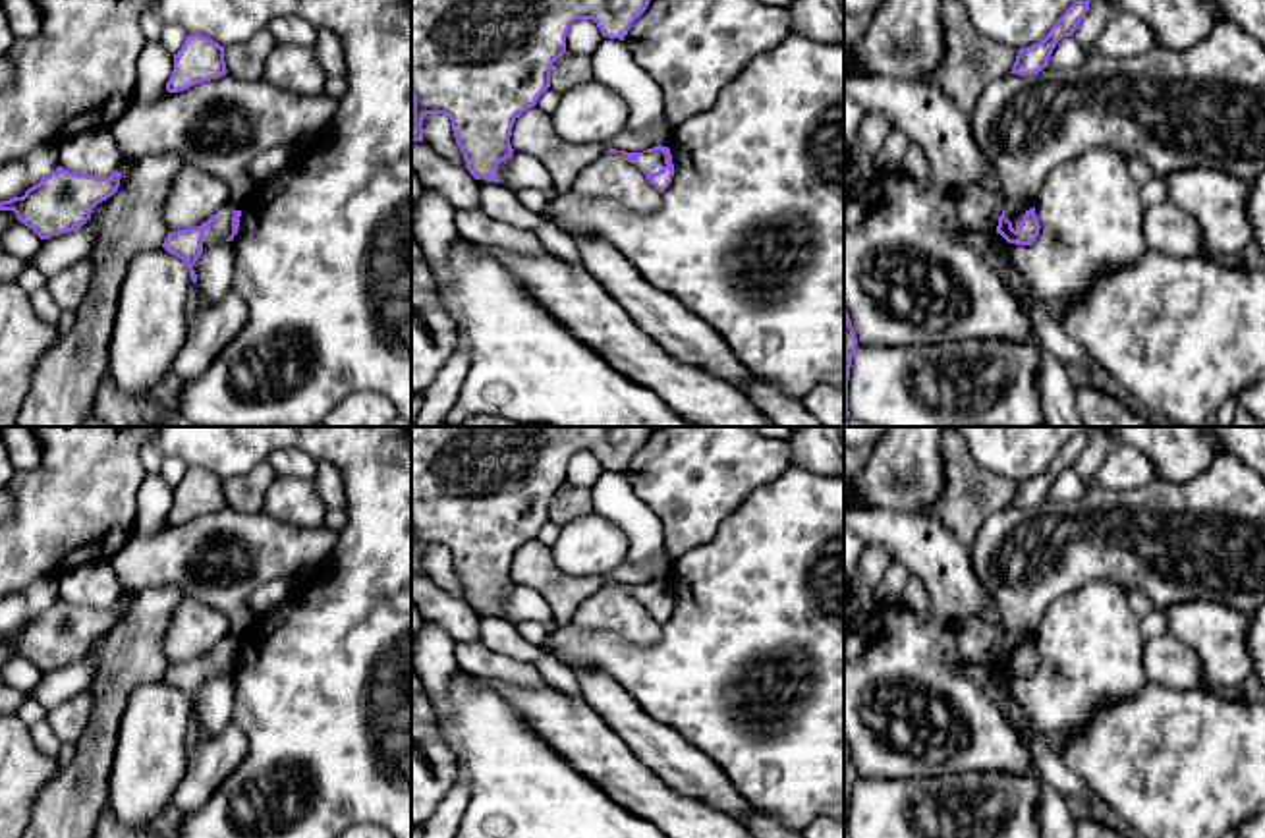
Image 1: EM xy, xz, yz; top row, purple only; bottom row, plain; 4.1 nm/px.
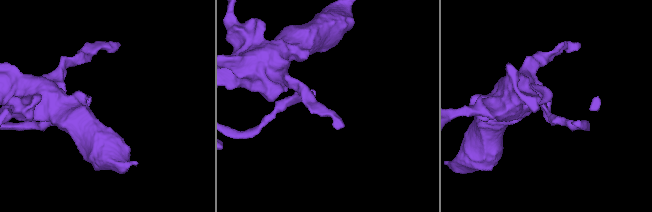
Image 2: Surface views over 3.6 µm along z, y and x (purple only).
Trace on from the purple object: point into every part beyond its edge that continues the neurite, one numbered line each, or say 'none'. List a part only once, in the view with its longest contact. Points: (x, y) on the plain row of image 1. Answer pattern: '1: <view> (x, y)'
none

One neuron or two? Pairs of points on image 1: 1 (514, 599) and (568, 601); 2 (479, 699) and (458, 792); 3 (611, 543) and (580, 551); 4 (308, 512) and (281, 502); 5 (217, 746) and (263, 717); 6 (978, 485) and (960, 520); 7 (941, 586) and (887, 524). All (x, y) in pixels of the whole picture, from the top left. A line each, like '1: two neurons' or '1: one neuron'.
1: two neurons
2: two neurons
3: one neuron
4: one neuron
5: two neurons
6: one neuron
7: one neuron

